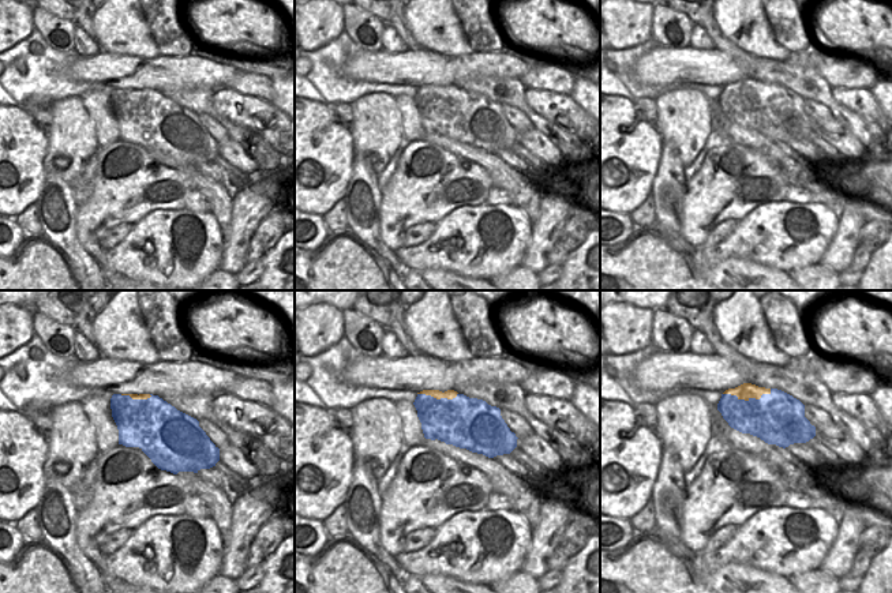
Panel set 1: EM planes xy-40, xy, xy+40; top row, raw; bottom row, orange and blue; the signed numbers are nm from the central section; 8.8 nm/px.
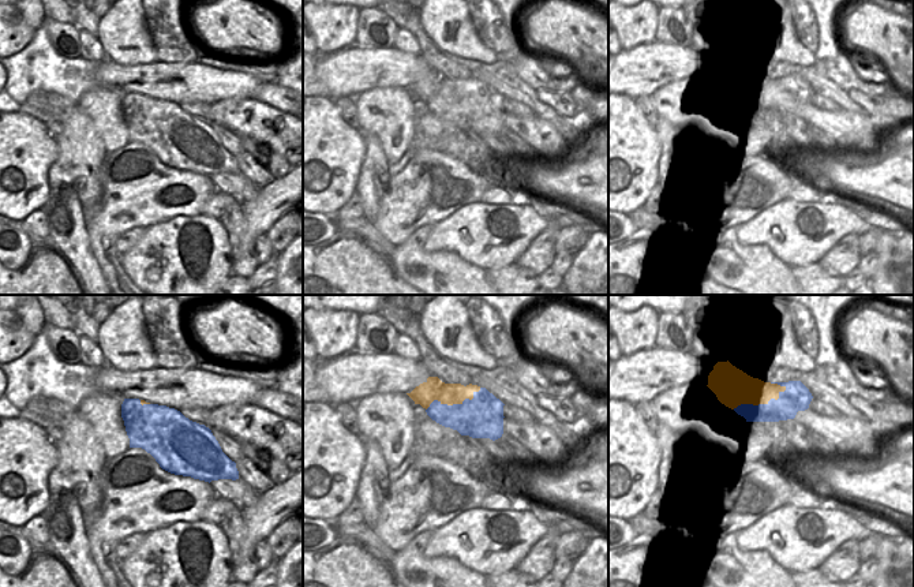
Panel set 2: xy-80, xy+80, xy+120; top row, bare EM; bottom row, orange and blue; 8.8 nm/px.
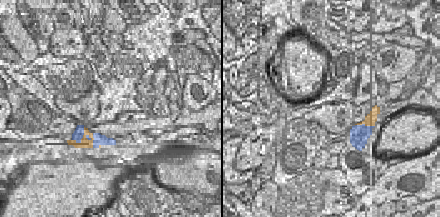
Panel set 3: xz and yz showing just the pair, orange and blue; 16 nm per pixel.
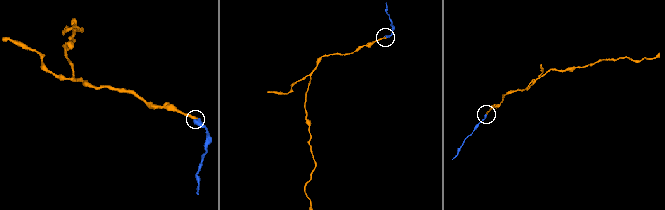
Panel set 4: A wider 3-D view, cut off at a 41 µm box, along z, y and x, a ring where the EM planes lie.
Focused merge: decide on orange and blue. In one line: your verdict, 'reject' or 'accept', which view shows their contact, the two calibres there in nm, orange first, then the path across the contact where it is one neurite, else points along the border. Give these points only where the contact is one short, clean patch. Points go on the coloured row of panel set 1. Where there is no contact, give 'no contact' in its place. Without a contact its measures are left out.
reject; meets orange in xy+40; 140 nm thick on the orange side, 380 nm on the other

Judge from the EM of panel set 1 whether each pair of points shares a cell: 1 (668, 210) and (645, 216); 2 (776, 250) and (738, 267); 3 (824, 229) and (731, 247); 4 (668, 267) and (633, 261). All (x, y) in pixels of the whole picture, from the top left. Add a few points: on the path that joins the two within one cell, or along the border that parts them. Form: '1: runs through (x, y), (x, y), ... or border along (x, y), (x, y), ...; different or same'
1: border along (651, 194), (655, 221); different
2: border along (720, 261), (748, 258), (783, 271); different
3: runs through (804, 244), (782, 261), (765, 244), (754, 244); same
4: runs through (660, 267), (641, 267); same

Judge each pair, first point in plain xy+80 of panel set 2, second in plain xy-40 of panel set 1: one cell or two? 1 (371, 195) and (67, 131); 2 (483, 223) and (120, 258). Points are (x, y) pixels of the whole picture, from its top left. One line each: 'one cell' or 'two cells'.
1: two cells
2: one cell

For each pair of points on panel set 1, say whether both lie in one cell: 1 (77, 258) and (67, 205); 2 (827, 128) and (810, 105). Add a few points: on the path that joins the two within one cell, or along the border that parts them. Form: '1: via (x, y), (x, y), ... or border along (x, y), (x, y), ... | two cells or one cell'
1: via (70, 244), (70, 224), (67, 218) | one cell
2: border along (832, 117), (816, 122) | two cells

